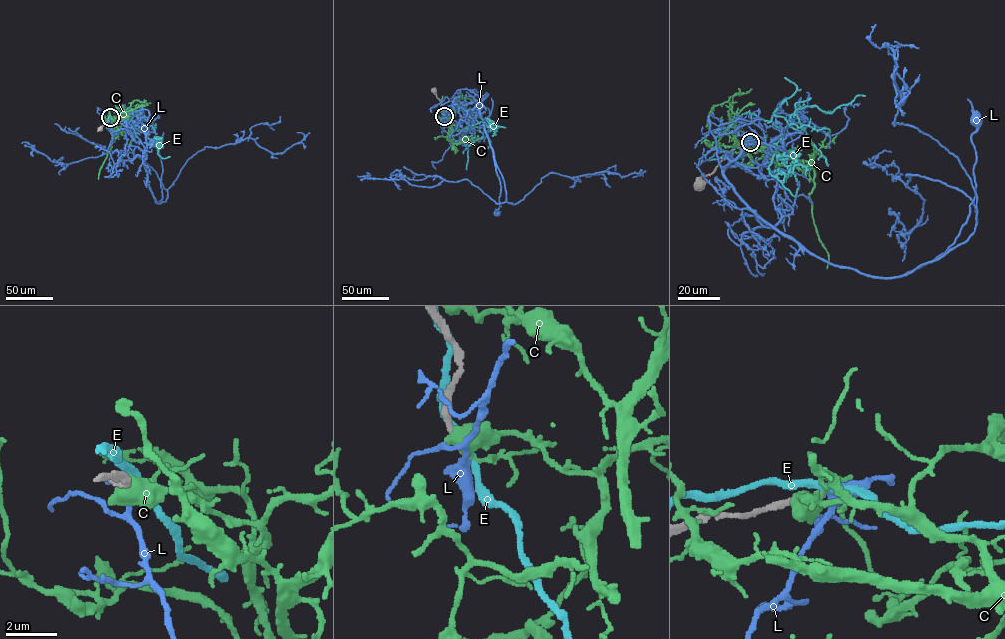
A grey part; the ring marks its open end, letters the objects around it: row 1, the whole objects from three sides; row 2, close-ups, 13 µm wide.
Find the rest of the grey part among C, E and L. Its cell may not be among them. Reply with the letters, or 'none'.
none

